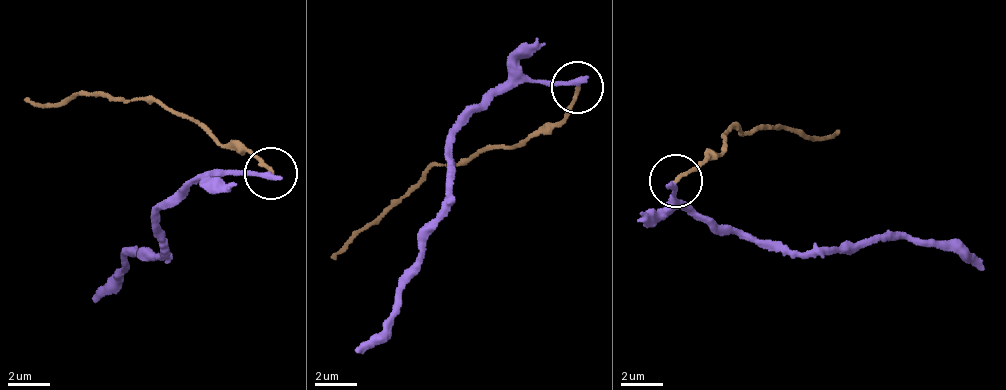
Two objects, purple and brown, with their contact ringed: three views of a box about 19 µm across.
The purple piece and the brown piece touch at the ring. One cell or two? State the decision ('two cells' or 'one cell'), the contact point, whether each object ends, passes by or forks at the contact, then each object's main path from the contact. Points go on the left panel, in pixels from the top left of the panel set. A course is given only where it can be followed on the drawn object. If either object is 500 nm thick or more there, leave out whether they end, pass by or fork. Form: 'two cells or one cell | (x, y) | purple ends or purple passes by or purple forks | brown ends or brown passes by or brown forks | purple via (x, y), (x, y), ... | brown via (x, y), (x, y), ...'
two cells | (271, 173) | purple ends | brown ends | purple via (269, 174), (206, 174), (161, 207), (164, 261), (127, 253), (126, 268), (90, 298) | brown via (269, 174), (252, 158), (155, 101), (115, 99), (73, 92), (41, 108), (22, 99)

